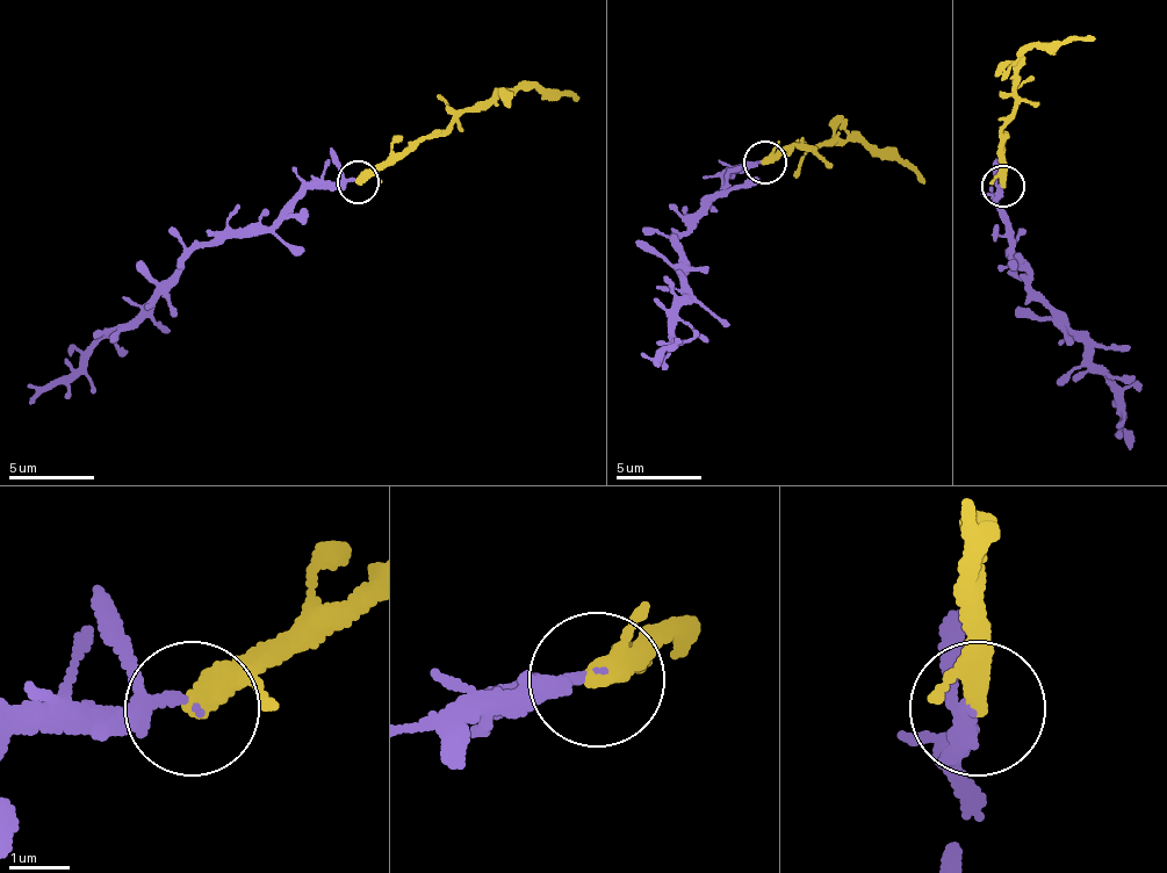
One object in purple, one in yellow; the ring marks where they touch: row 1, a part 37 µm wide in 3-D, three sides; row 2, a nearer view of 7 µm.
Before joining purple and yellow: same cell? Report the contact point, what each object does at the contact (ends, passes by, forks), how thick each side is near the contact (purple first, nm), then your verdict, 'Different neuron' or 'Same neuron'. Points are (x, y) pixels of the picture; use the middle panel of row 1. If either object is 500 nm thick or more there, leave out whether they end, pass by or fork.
Place: (764, 163). At the ring purple passes by. At the ring yellow passes by. Thickness 120 nm (purple) against 300 nm. Same neuron

